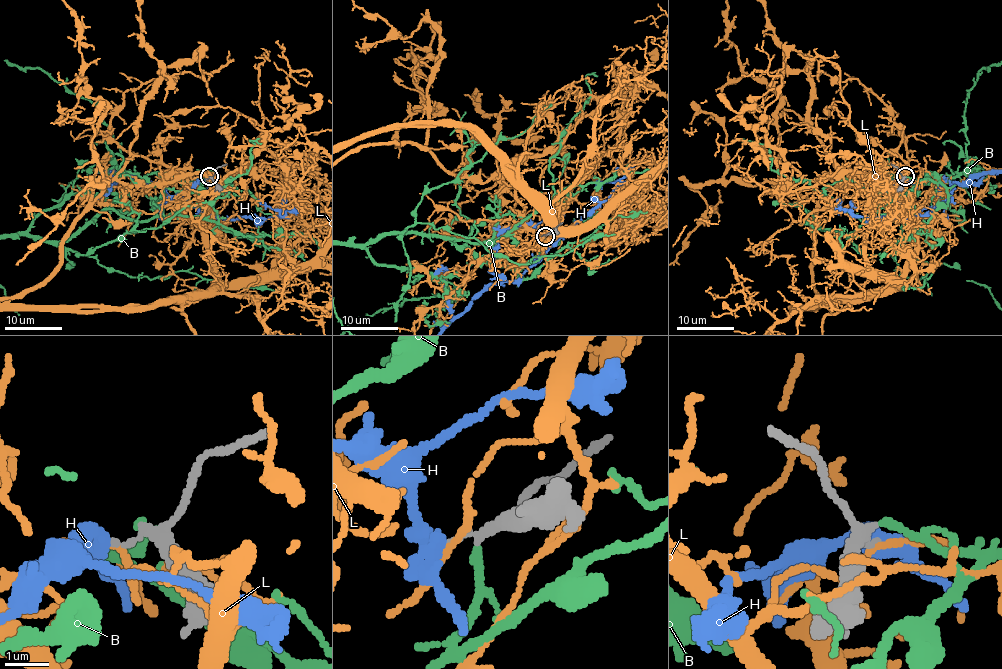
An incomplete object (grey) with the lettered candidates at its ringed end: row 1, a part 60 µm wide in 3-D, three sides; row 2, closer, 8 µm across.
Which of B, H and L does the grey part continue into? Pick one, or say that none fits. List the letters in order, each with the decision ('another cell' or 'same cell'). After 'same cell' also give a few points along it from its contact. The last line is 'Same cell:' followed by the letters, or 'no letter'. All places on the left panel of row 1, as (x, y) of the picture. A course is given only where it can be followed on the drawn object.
B: same cell
H: another cell
L: another cell
Same cell: B

